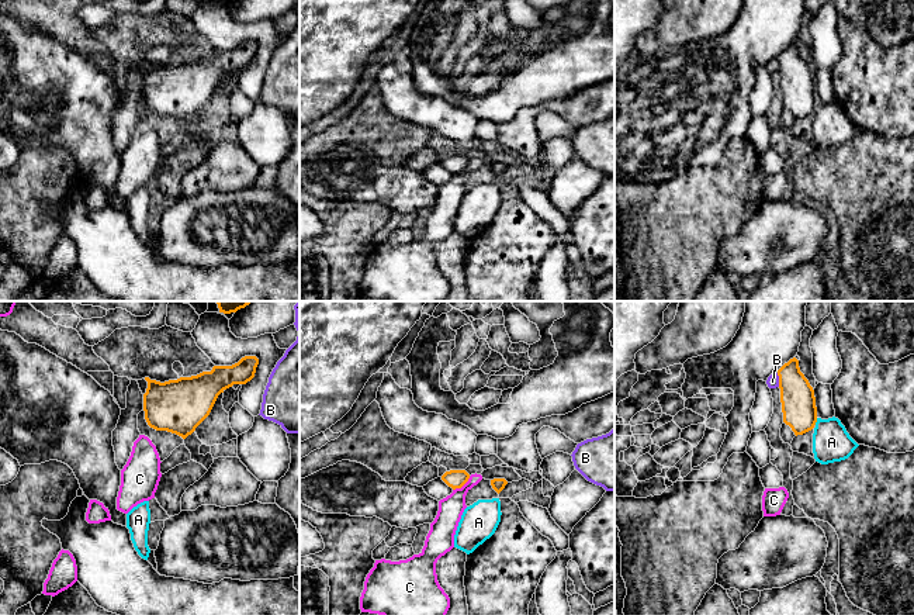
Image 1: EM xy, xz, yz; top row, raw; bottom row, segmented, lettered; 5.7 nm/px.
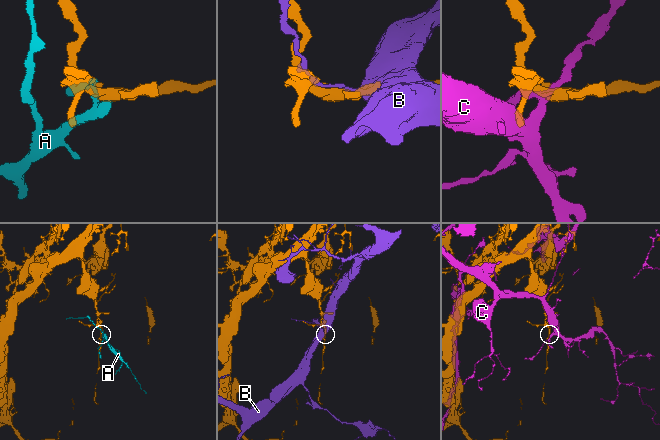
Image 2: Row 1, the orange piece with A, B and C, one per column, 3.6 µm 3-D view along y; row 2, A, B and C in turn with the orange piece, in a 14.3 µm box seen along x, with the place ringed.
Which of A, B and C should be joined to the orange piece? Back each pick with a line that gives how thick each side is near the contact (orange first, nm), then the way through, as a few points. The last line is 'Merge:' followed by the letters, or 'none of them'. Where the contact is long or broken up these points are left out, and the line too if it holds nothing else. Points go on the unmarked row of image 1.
Merge: none of them

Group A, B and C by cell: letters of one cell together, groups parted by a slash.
A / B / C

